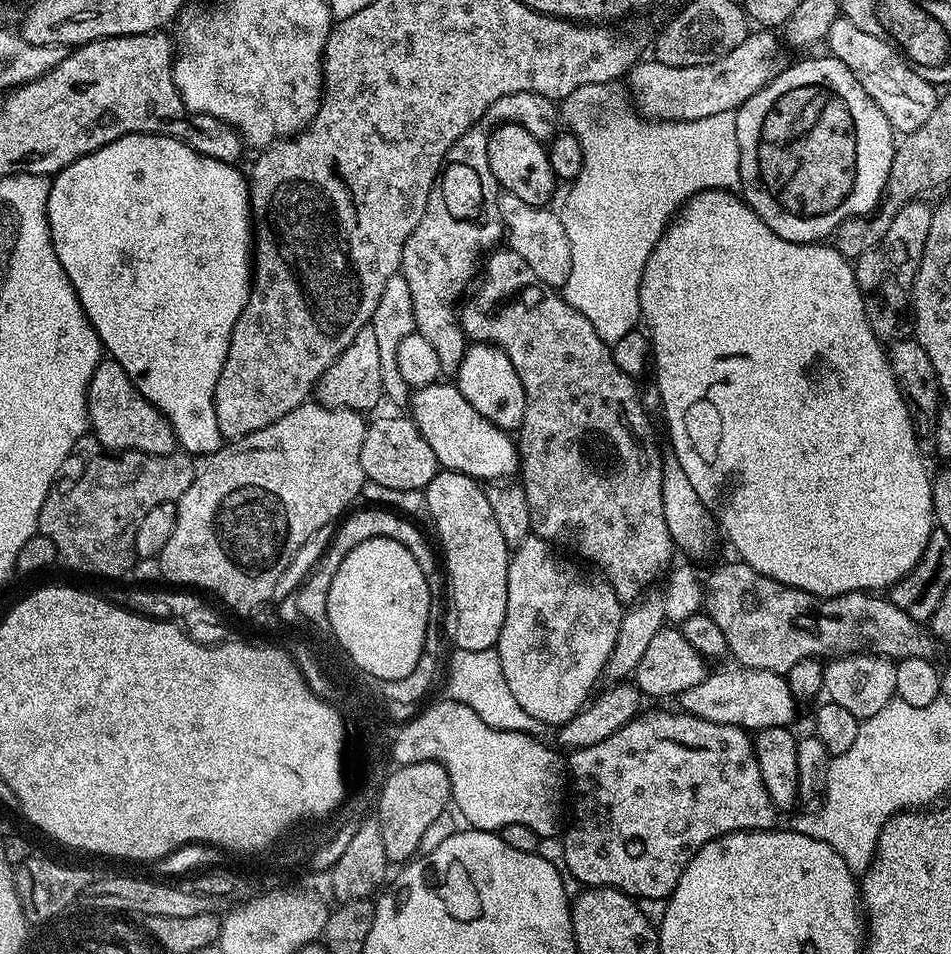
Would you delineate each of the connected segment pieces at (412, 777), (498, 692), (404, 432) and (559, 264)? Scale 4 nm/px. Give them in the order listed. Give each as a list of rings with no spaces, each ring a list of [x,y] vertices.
[[[433,760],[401,764],[395,770],[388,772],[380,791],[374,808],[375,819],[382,830],[382,847],[386,850],[386,858],[389,862],[407,862],[419,853],[419,842],[430,822],[449,807],[452,787],[446,770]]]
[[[456,648],[448,660],[448,692],[453,700],[462,702],[486,722],[486,726],[511,732],[526,732],[537,738],[543,737],[545,725],[540,724],[522,706],[518,706],[510,686],[506,686],[506,674],[502,674],[502,662],[495,648],[486,650],[462,650]]]
[[[407,415],[380,416],[368,424],[366,438],[362,438],[362,470],[365,477],[378,482],[378,486],[391,486],[393,490],[423,490],[436,477],[438,465],[434,458],[434,450],[430,450],[430,442],[422,438],[416,423]]]
[[[504,192],[500,197],[500,216],[504,220],[507,247],[520,255],[526,266],[538,274],[547,288],[560,290],[563,289],[566,278],[570,278],[570,238],[566,238],[566,230],[559,215],[550,209],[548,206],[530,206],[509,192]]]

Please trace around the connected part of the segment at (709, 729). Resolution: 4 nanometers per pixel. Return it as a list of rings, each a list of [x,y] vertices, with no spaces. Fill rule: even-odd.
[[[683,710],[676,712],[652,712],[641,714],[631,720],[622,730],[610,734],[602,742],[594,742],[594,746],[577,748],[567,757],[566,772],[570,777],[570,788],[576,791],[576,817],[568,828],[568,833],[562,836],[564,849],[566,850],[566,866],[570,874],[579,880],[581,885],[589,888],[617,888],[619,892],[625,892],[627,896],[645,900],[646,898],[658,898],[663,900],[672,895],[676,889],[678,878],[688,869],[688,863],[714,838],[725,836],[731,832],[762,832],[773,827],[772,824],[778,816],[778,809],[772,805],[770,794],[766,794],[766,786],[762,782],[762,774],[758,770],[756,755],[752,750],[753,737],[747,731],[738,726],[719,724],[718,722],[706,722],[697,716],[689,716]]]

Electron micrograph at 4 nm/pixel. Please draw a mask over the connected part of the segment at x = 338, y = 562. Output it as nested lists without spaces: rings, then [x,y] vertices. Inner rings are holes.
[[[363,506],[357,507],[355,510],[349,511],[347,515],[339,521],[338,527],[335,529],[336,537],[332,540],[332,545],[328,548],[328,553],[320,560],[320,565],[313,570],[308,576],[308,581],[305,584],[299,585],[300,595],[299,601],[296,604],[295,611],[301,617],[307,617],[315,623],[316,626],[325,626],[327,623],[328,614],[328,576],[333,576],[332,572],[338,574],[338,566],[342,566],[342,558],[346,558],[346,554],[350,554],[350,550],[354,550],[354,546],[358,546],[362,542],[366,542],[370,538],[390,538],[394,542],[402,542],[402,546],[406,546],[406,550],[410,550],[410,554],[414,554],[414,562],[418,562],[418,566],[422,566],[422,574],[431,577],[434,570],[438,568],[438,556],[432,553],[432,544],[429,537],[420,540],[424,532],[416,536],[417,532],[412,532],[412,527],[408,528],[413,522],[409,520],[407,524],[400,524],[400,519],[396,520],[399,512],[393,511],[392,515],[384,516],[388,510],[383,506]]]

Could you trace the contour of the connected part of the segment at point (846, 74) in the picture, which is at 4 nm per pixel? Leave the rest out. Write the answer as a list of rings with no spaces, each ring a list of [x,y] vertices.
[[[824,54],[824,56],[812,56],[809,60],[800,60],[797,64],[790,65],[789,68],[781,67],[777,71],[776,77],[765,88],[753,94],[743,106],[737,108],[735,114],[738,150],[740,151],[742,199],[745,204],[756,211],[762,222],[766,222],[766,226],[770,226],[770,230],[774,230],[774,234],[795,244],[824,242],[835,233],[836,228],[842,222],[855,216],[867,216],[880,203],[880,197],[884,195],[886,178],[890,174],[892,159],[896,153],[897,141],[892,140],[894,131],[886,115],[878,108],[874,99],[870,98],[870,94],[862,88],[861,83],[854,78],[850,70],[846,68],[845,62],[840,62],[831,54]]]

